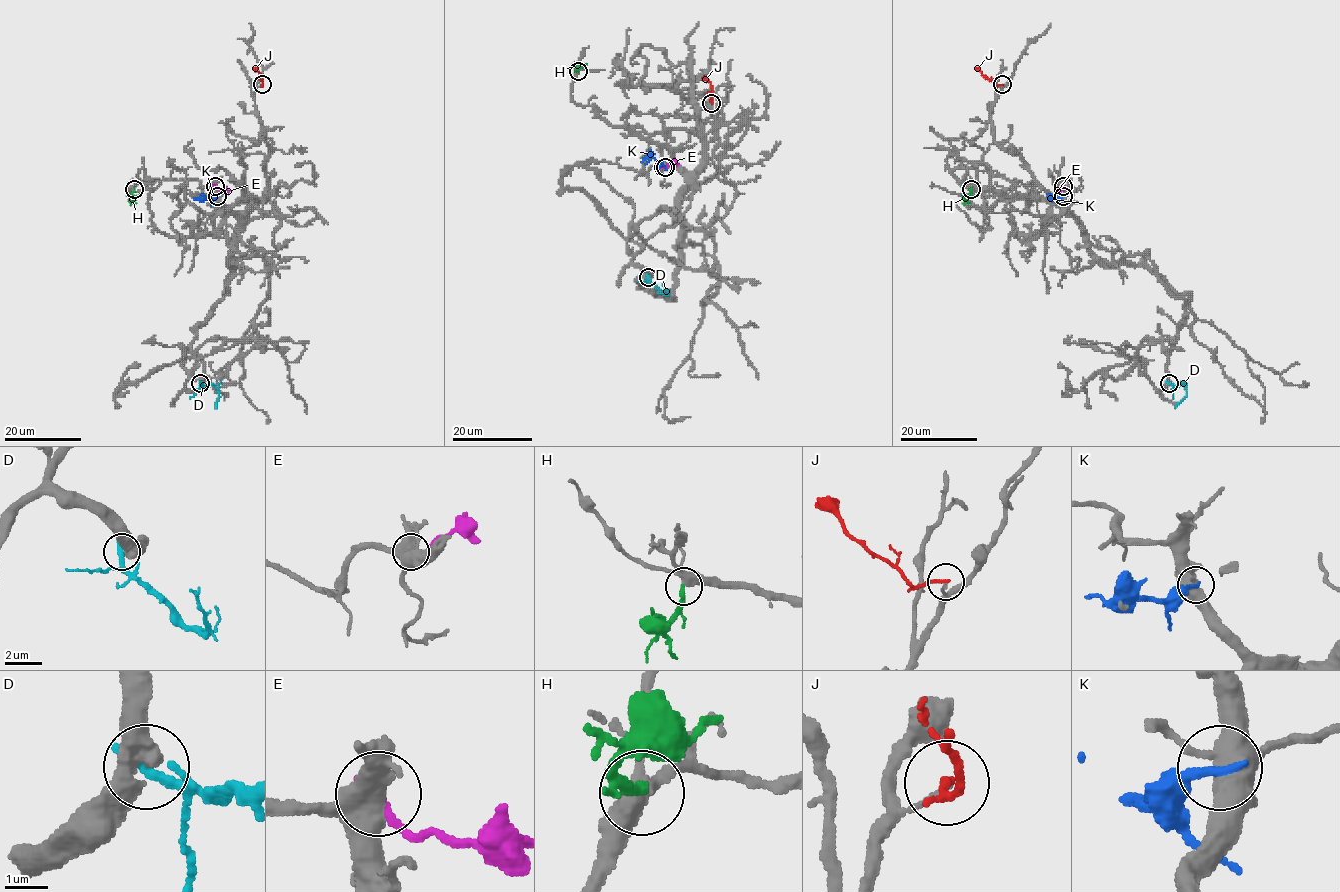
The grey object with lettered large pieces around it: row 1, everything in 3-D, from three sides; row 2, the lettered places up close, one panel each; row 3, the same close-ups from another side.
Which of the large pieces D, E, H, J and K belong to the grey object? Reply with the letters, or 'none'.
H

